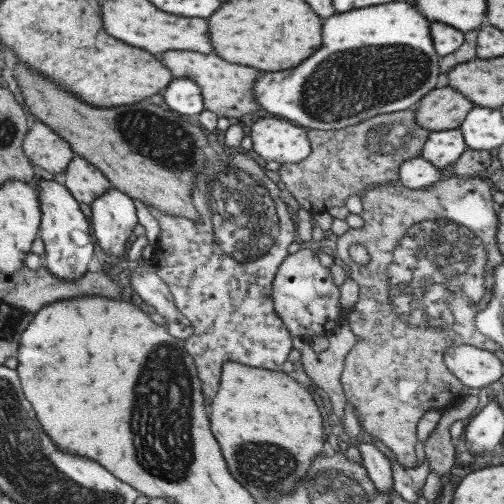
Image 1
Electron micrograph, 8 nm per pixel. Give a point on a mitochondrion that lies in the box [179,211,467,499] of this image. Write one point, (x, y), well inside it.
(250, 461)

